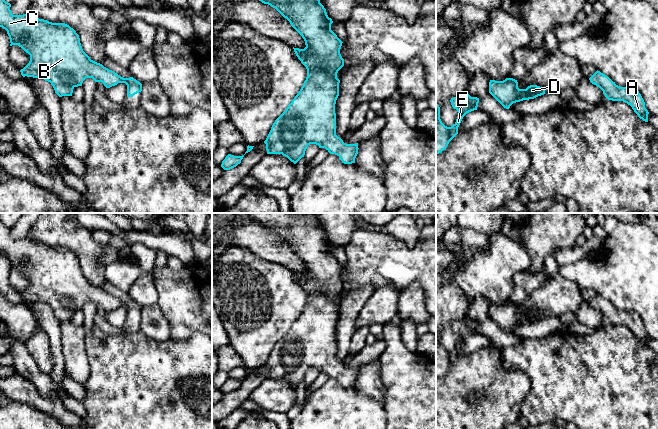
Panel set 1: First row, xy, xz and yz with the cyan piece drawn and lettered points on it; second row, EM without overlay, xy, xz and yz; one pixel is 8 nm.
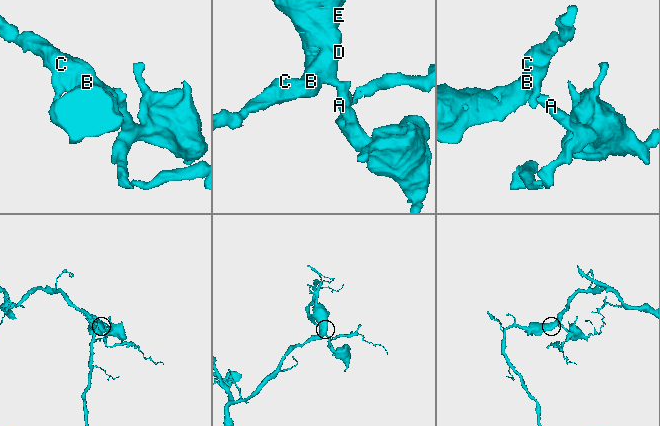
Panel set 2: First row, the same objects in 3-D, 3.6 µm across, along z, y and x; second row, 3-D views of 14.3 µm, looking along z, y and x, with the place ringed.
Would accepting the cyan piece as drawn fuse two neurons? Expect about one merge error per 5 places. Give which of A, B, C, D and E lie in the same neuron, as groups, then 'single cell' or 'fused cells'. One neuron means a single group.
groups A B C D E; single cell

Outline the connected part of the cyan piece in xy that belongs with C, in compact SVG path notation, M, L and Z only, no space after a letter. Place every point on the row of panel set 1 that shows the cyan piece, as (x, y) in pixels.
M0 0L0 27L7 31L10 46L18 45L30 55L29 63L20 70L23 77L42 78L50 82L59 97L72 96L73 89L82 86L86 78L102 82L106 88L125 83L127 97L133 97L142 91L142 84L133 77L123 78L102 64L91 60L82 49L79 35L69 25L39 19L29 12L13 15L10 7L10 3Z

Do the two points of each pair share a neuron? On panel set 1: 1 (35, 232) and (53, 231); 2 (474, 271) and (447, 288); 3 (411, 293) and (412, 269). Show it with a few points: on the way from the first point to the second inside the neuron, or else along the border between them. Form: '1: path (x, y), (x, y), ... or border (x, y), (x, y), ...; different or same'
1: path (39, 232), (49, 231); same
2: border (450, 273), (452, 281), (469, 301); different
3: border (400, 291), (417, 283), (422, 288), (425, 299); different

